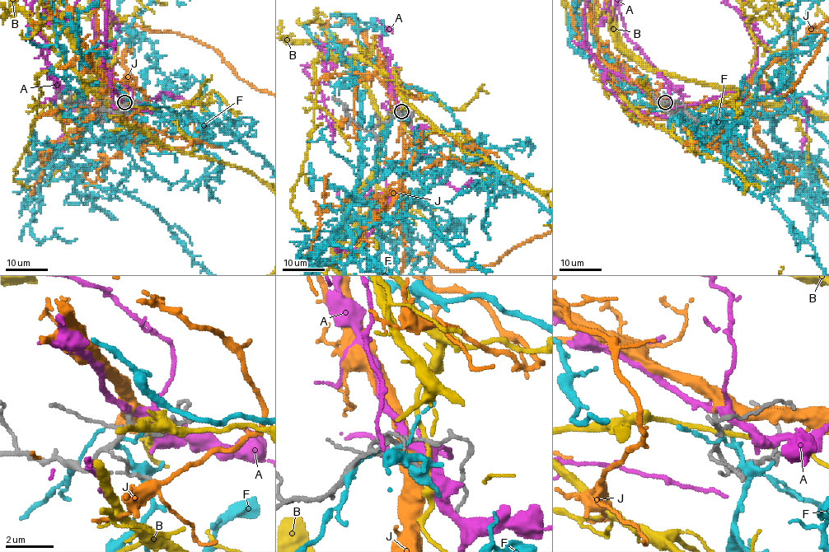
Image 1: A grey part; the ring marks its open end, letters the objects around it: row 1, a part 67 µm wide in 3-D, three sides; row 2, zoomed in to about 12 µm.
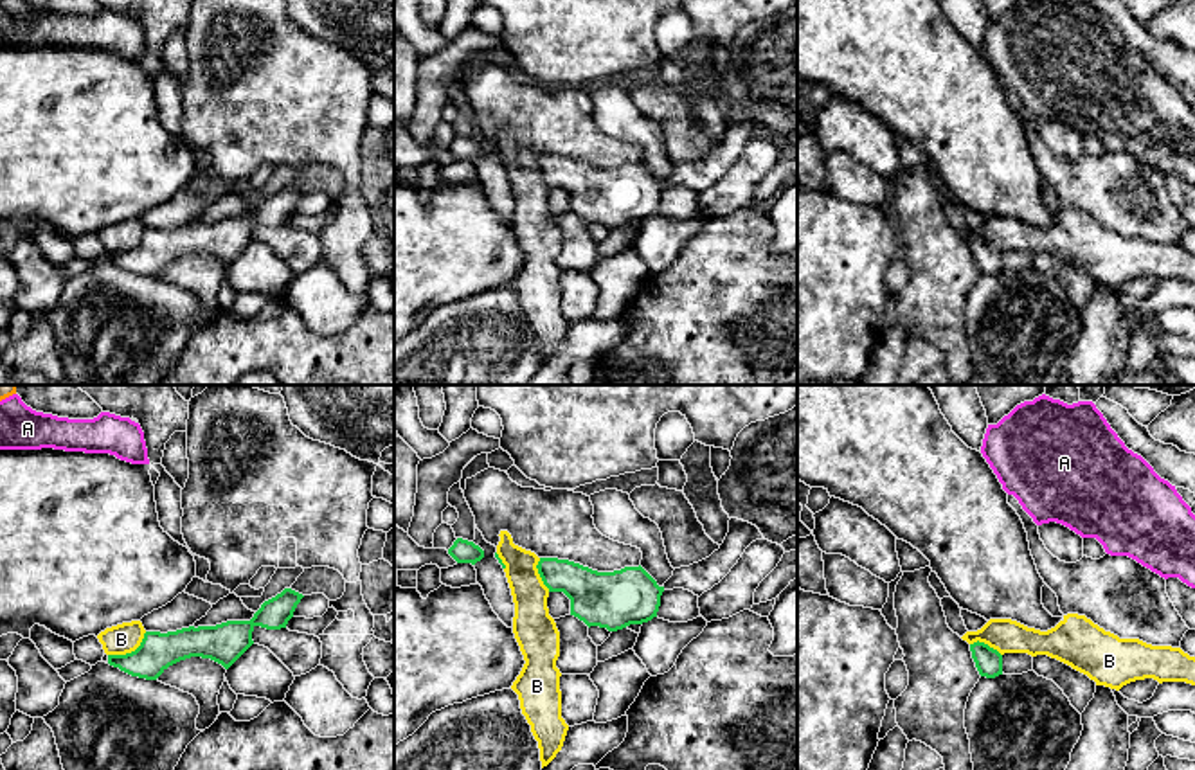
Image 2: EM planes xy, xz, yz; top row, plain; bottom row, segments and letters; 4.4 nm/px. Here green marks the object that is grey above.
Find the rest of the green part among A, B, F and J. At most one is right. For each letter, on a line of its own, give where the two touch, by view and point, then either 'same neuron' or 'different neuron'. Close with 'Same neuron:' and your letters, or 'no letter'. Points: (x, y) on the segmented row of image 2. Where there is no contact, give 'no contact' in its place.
A: no contact | different neuron
B: xy (132, 652) | different neuron
F: no contact | different neuron
J: no contact | same neuron
Same neuron: J

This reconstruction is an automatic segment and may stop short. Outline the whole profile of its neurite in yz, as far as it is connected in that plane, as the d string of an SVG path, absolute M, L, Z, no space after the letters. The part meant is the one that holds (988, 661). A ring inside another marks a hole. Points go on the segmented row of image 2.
M984 642L970 644L972 658L981 676L995 678L1002 675L1002 655Z

